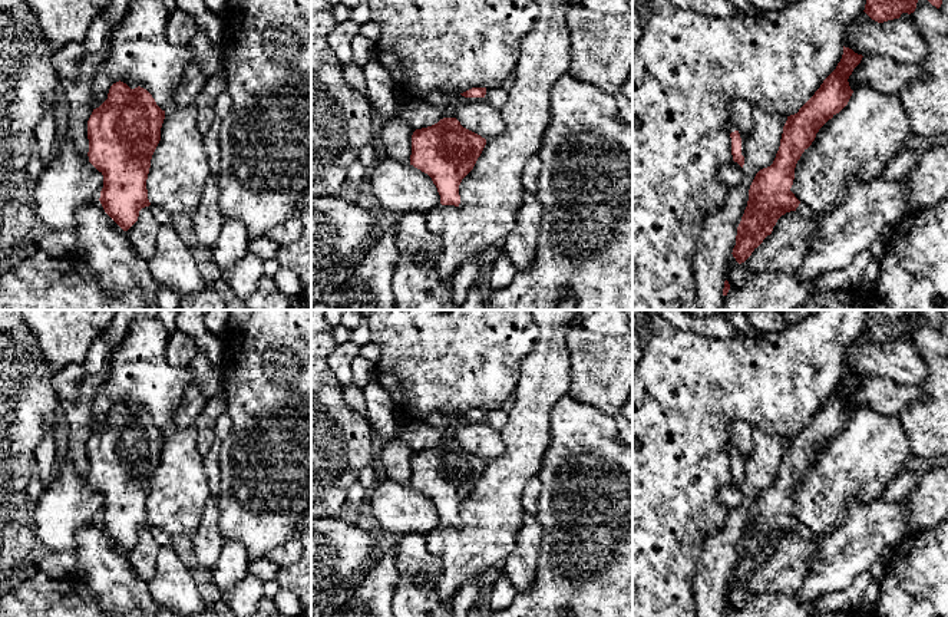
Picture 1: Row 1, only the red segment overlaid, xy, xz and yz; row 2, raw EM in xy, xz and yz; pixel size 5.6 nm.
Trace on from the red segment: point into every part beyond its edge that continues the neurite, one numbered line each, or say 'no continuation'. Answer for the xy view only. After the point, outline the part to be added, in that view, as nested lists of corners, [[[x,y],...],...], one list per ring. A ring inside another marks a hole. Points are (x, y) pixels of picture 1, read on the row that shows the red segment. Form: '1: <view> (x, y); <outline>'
no continuation

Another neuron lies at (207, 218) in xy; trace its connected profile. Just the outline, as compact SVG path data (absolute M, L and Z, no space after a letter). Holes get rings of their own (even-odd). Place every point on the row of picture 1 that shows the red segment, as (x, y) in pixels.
M208 179L205 182L205 189L202 192L198 208L191 215L194 232L198 241L208 248L211 248L217 241L221 232L221 227L225 221L219 211L218 198L218 184L212 179Z

